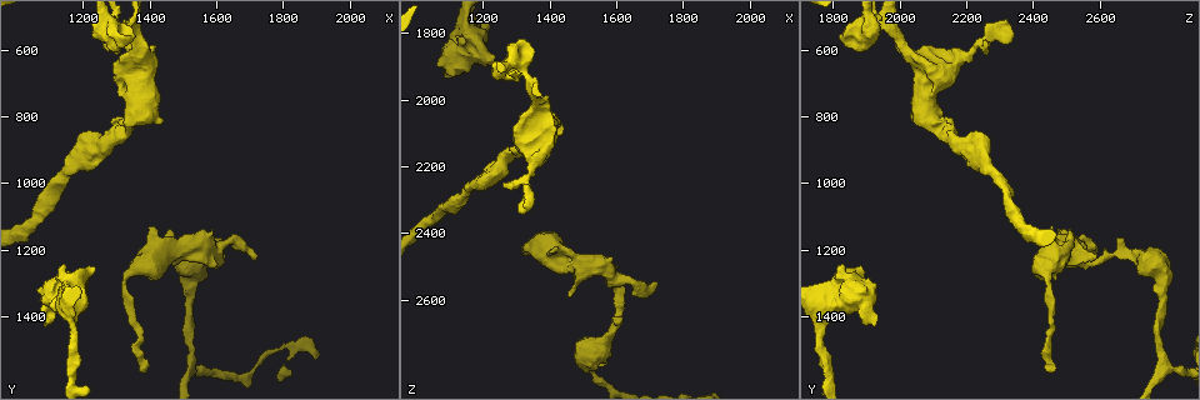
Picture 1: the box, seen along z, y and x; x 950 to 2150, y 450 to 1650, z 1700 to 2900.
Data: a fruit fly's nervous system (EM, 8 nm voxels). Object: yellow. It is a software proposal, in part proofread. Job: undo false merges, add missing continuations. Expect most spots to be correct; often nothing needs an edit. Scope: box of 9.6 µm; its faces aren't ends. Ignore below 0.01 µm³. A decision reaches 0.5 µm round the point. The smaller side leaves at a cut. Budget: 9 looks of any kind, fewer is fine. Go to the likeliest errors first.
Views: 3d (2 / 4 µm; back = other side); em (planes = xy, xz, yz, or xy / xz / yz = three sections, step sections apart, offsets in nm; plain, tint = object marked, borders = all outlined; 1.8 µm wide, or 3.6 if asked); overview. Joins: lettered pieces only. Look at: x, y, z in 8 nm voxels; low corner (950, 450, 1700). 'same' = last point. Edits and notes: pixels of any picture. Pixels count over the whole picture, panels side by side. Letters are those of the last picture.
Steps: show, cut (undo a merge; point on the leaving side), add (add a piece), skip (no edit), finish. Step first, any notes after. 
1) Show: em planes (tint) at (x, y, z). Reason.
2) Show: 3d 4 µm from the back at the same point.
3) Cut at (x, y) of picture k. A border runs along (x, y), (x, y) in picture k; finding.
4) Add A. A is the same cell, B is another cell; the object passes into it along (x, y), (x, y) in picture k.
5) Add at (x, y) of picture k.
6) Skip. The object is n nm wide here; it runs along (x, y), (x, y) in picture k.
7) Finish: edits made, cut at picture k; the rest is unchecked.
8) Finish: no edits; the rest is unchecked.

Show: 3d 4 µm at (1230, 1260, 1880). An open end.

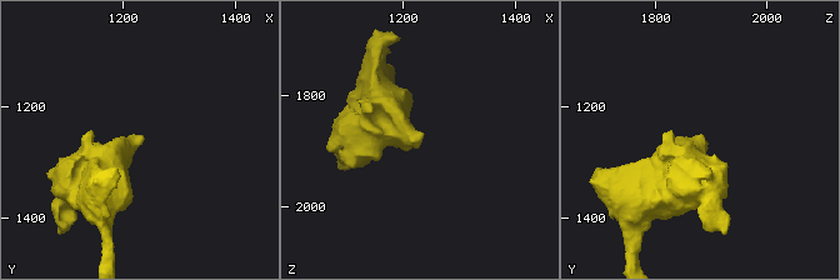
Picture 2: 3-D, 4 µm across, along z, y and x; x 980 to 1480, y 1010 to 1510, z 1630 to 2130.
Show: em xz step 4 (tint) at (1225, 1255, 1885).

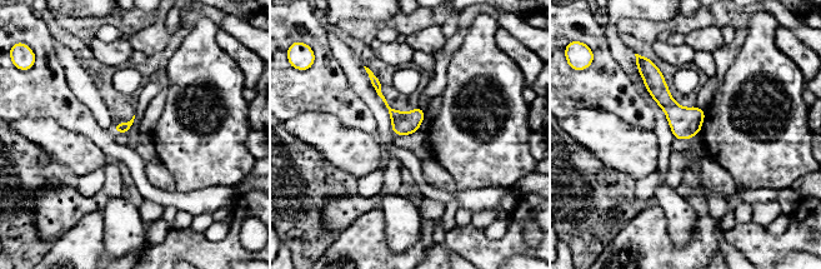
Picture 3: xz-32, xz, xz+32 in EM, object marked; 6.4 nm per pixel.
Show: em planes (borders) at the same point. Cut it another way.

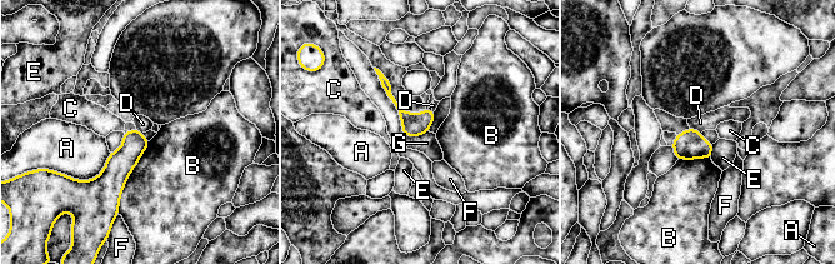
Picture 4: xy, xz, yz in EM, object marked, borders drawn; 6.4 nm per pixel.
Skip. A, B, C, D, E, F and G are other cells; it runs along (383, 79), (396, 106), (424, 129) in picture 4; none of them fits.

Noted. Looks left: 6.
Show: em planes (borders) at (1310, 550, 1900). Thin neck.

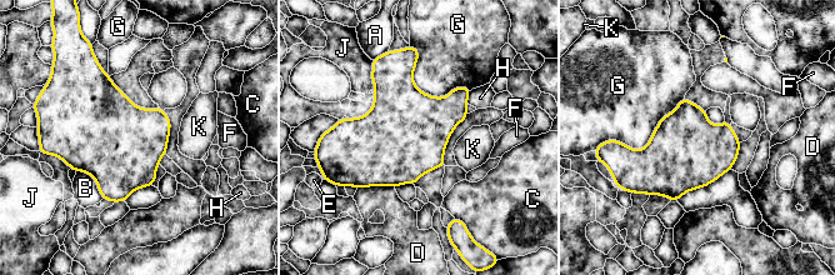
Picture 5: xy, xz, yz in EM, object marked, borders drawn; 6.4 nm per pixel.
Skip. A, B, C, D, E, F, G, H, J and K are other cells; a border runs along (418, 53), (420, 90), (470, 90) in picture 5; all the same cell.

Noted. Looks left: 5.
Show: em planes (plain) at (1250, 880, 2190). Branch point.

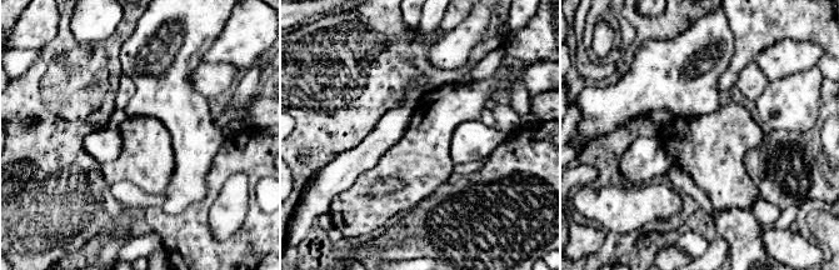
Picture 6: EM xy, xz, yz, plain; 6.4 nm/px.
Show: em planes (tint) at the same point.

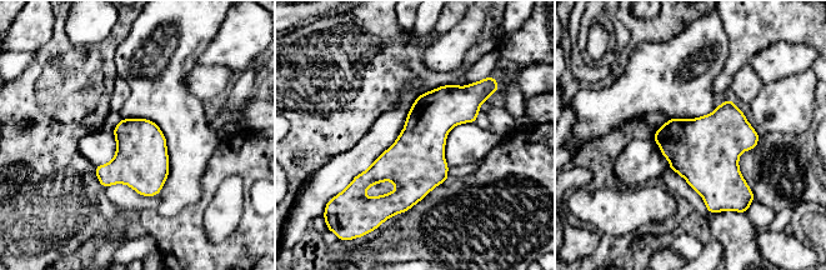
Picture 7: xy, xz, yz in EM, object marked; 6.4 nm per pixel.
Show: em planes (borders) at the same point. What lies round it.

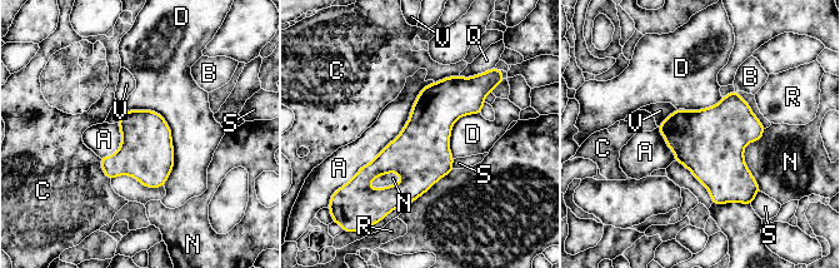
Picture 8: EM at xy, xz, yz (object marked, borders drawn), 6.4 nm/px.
Skip. The longest contact is with A, 850 nm; A, B, C, D, N, Q, R, S and V are other cells; a border runs along (434, 82), (349, 182) in picture 8; continuous, no second cell.

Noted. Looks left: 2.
Show: em planes (borders) at (1090, 1430, 1930). An open end.

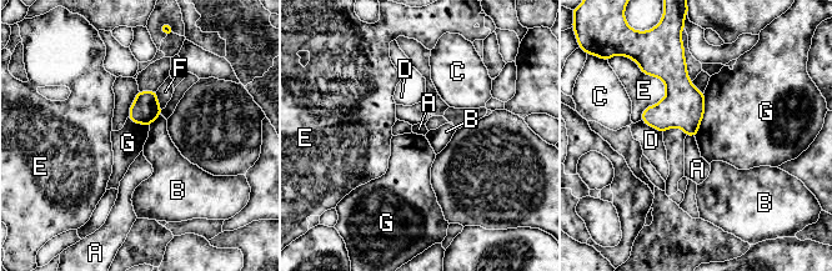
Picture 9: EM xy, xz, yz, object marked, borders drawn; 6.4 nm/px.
Skip. A, B, C, D, E, F and G are other cells; none of them fits.

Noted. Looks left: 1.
Finish: no edits; the rest is unchecked.

